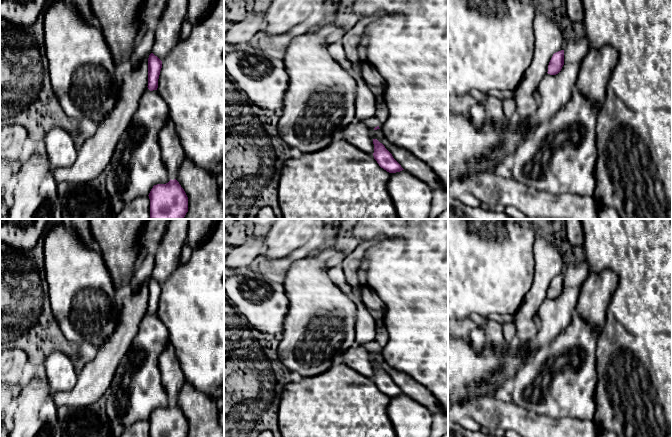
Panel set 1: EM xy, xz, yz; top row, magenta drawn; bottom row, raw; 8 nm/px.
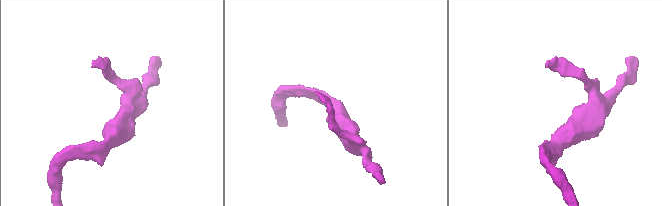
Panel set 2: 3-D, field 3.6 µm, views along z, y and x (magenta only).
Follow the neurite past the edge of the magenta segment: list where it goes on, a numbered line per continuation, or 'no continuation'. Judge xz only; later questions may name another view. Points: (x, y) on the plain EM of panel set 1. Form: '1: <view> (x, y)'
1: xz (373, 346)

